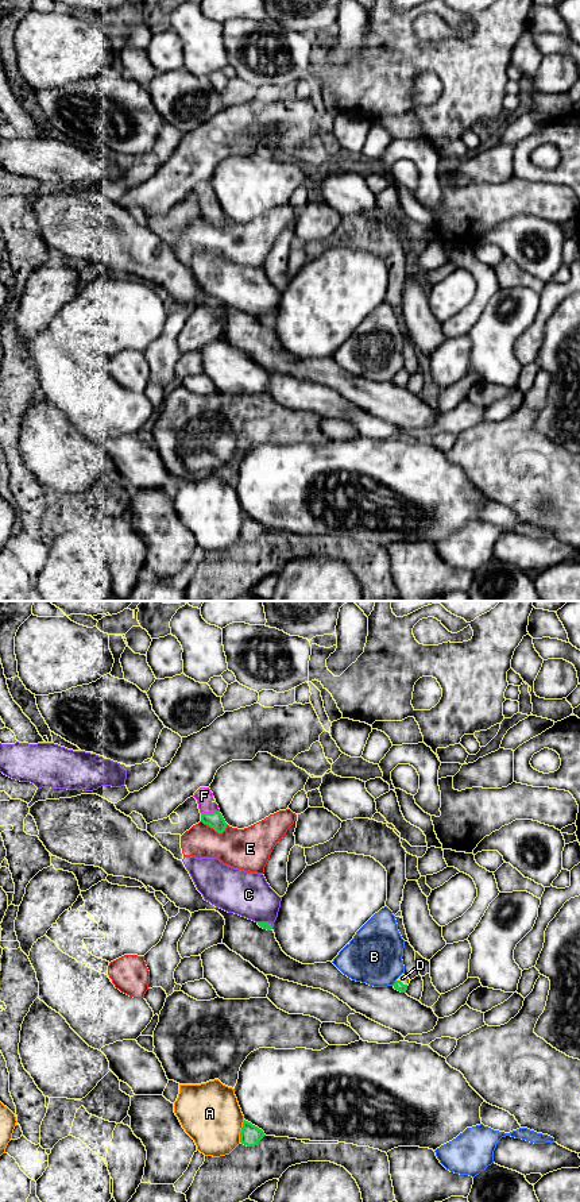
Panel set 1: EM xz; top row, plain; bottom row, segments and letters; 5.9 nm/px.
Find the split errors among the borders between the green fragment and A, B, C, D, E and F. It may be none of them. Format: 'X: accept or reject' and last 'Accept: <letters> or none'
A: reject
B: reject
C: reject
D: accept
E: reject
F: accept
Accept: D, F

